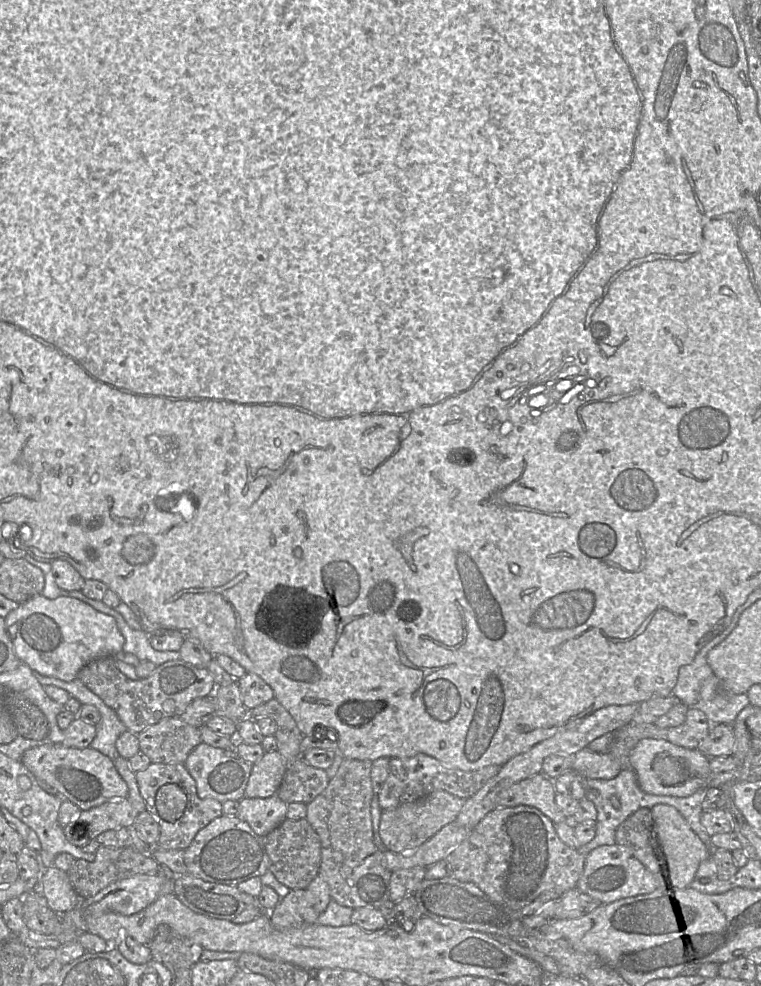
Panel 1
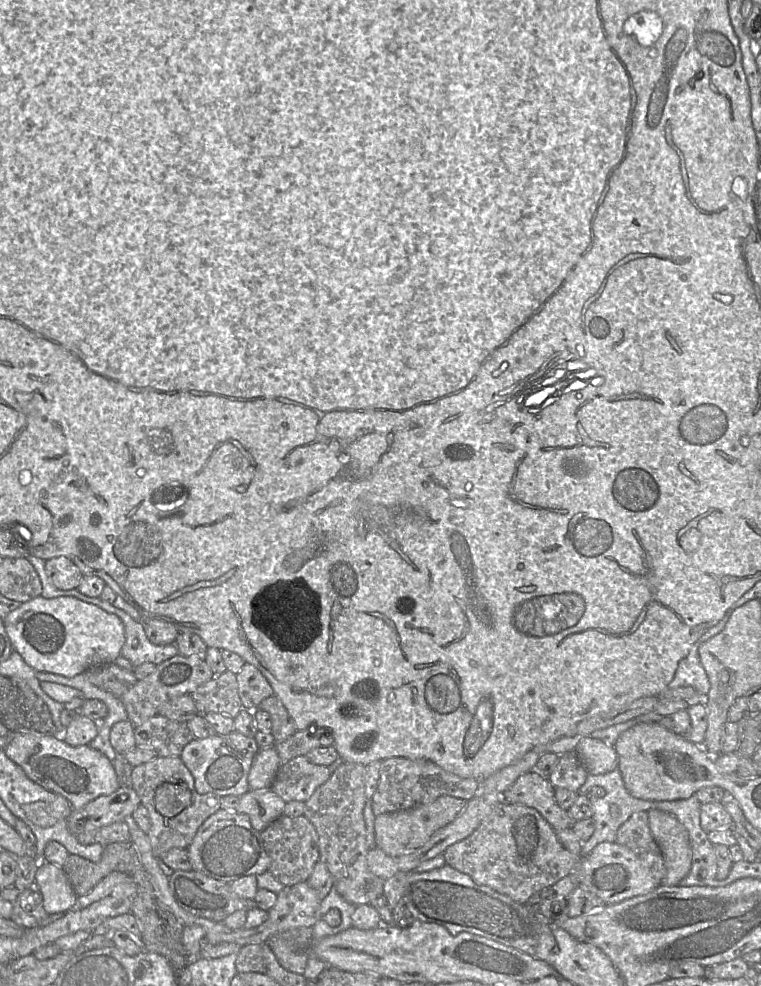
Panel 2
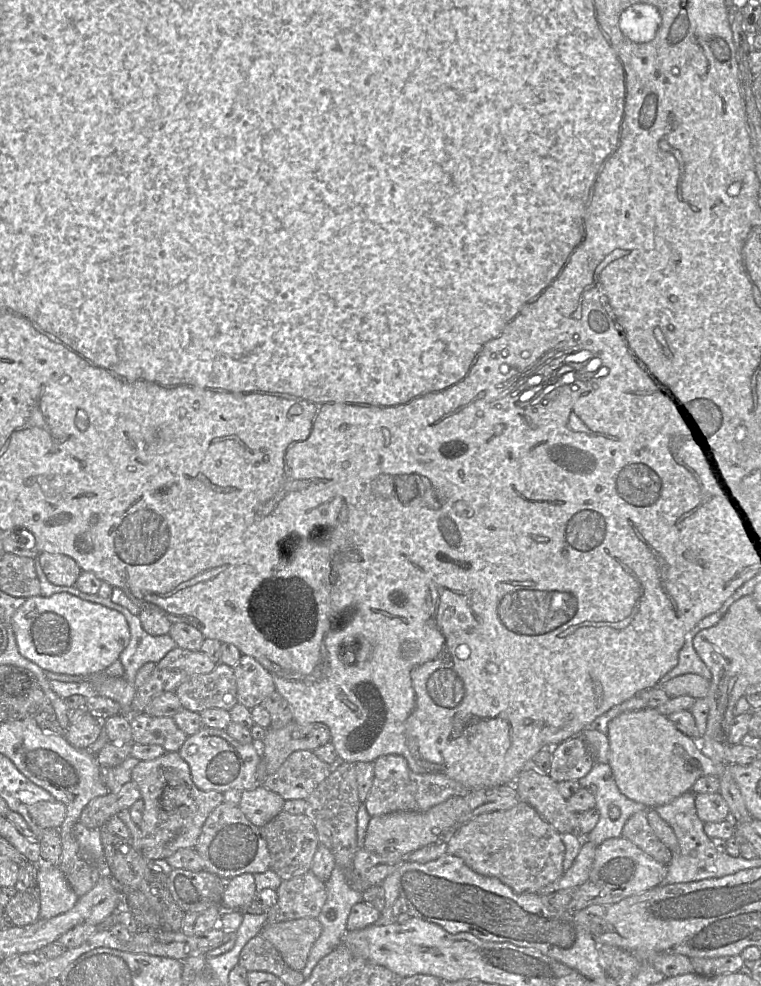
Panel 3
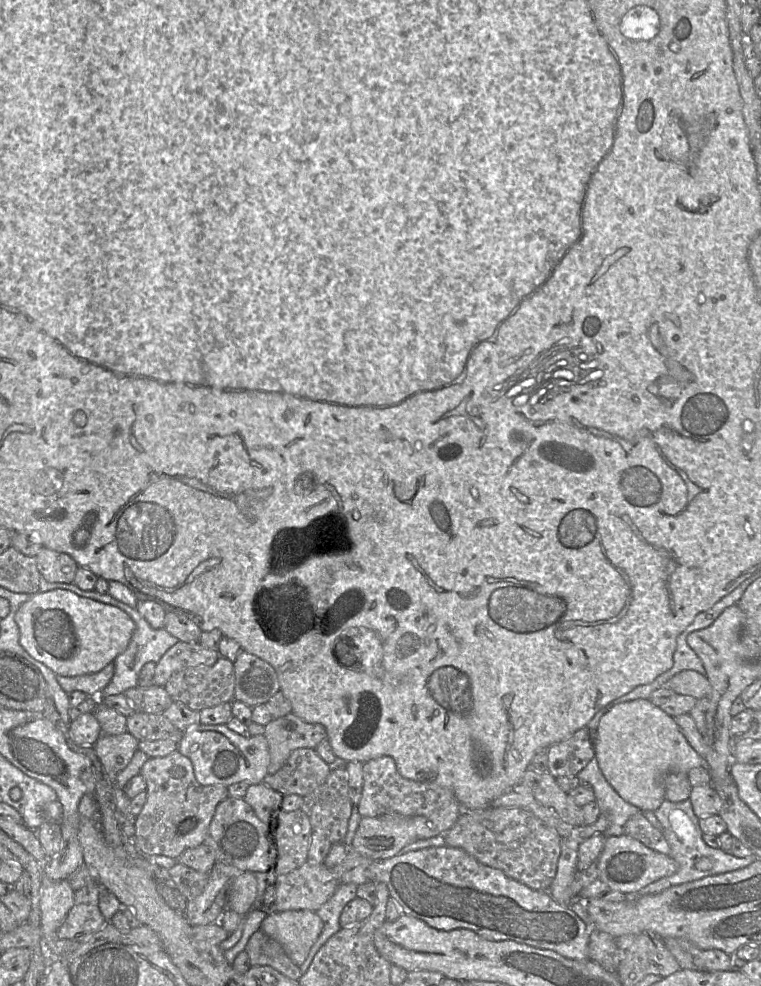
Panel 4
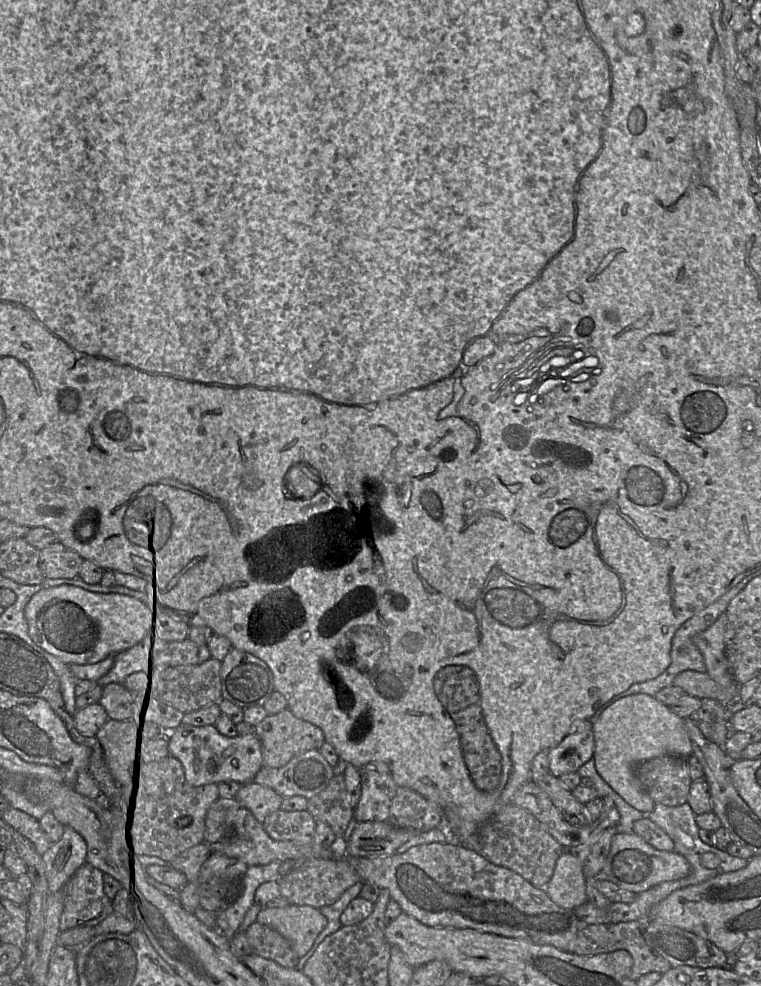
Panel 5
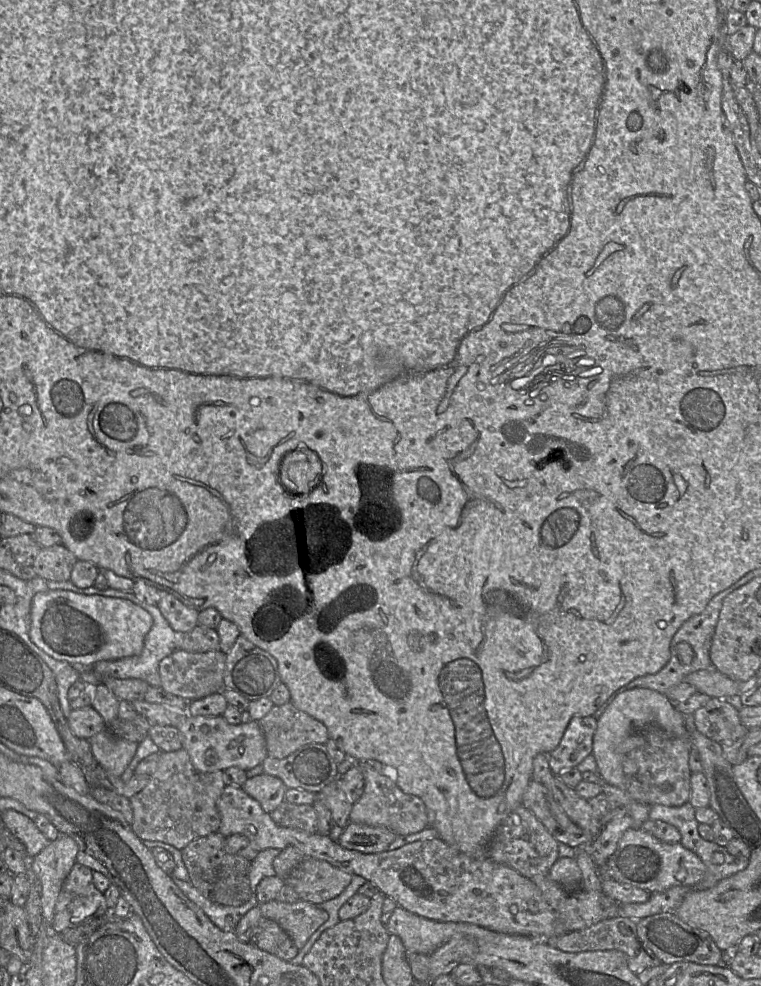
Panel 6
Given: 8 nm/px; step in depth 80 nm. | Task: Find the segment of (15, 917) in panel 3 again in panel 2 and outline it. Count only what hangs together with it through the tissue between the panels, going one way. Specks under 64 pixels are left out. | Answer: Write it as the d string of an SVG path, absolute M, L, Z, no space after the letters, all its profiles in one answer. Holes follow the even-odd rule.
M36 884L20 891L11 914L11 920L24 929L41 925L48 917L43 898Z

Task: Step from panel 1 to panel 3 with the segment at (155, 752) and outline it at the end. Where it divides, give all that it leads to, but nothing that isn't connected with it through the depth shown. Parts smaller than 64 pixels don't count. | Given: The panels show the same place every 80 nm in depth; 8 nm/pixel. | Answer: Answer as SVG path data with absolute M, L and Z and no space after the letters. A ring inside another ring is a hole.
M132 714L129 717L133 742L160 745L166 752L178 752L188 738L171 717Z

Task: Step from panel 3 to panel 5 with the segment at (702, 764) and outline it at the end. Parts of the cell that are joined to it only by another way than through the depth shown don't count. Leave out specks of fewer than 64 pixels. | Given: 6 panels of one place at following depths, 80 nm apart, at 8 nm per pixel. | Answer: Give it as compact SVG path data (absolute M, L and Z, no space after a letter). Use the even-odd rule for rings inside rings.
M638 693L613 702L593 724L593 759L597 772L629 805L645 815L654 809L655 803L643 789L635 768L642 762L664 755L691 756L693 748L684 721L654 696Z

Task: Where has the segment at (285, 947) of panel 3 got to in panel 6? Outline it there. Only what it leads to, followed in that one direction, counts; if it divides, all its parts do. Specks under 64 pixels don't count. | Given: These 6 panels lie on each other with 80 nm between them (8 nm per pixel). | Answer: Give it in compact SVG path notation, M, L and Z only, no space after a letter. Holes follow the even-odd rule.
M271 900L260 904L263 917L278 923L298 949L305 946L312 934L327 919L326 911L307 901L283 903Z

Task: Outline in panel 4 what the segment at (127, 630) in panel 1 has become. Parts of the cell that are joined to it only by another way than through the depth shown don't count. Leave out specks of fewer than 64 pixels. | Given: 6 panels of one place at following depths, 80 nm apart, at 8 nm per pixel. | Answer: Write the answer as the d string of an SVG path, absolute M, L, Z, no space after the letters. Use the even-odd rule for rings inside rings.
M55 583L55 588L70 590L79 596L115 606L125 612L135 624L135 630L133 632L129 645L127 646L125 651L118 655L113 662L115 672L110 683L103 690L102 697L123 694L126 690L136 687L138 683L138 676L142 667L149 662L158 663L163 655L178 642L178 639L168 633L164 628L152 628L135 608L132 608L127 604L114 599L109 594L99 594L95 590L81 590L75 585L75 583Z

